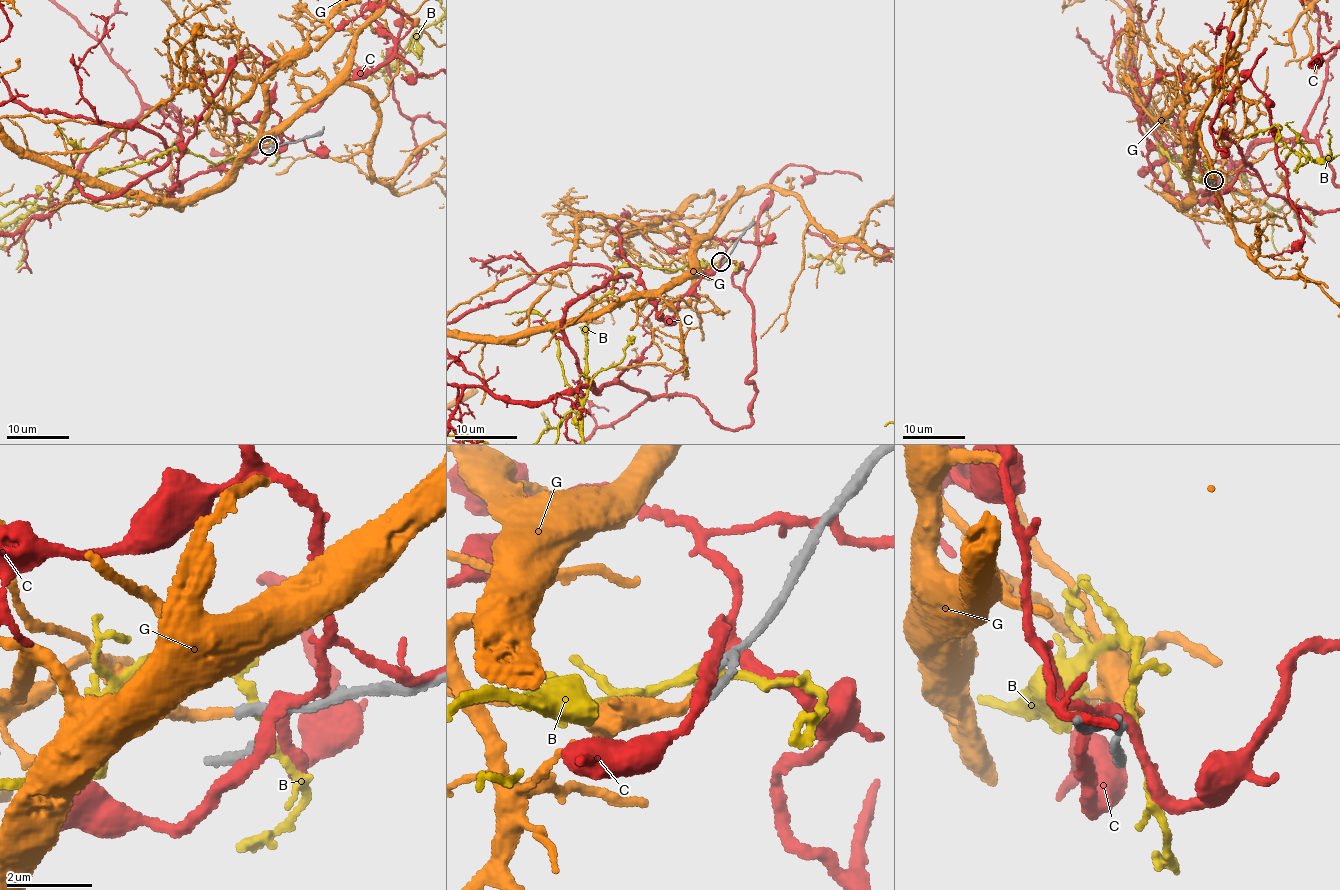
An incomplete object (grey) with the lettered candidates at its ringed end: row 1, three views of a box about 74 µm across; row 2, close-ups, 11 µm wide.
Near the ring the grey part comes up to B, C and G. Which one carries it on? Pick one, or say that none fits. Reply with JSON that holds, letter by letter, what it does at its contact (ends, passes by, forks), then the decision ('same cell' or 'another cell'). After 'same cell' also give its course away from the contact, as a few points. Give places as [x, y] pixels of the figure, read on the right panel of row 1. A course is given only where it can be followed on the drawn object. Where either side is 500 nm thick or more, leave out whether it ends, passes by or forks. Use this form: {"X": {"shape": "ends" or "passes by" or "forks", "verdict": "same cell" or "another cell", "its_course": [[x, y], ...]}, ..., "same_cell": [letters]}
{"B": {"shape": "forks", "verdict": "another cell"}, "C": {"shape": "forks", "verdict": "another cell"}, "G": {"shape": "ends", "verdict": "same cell"}, "same_cell": ["G"]}

